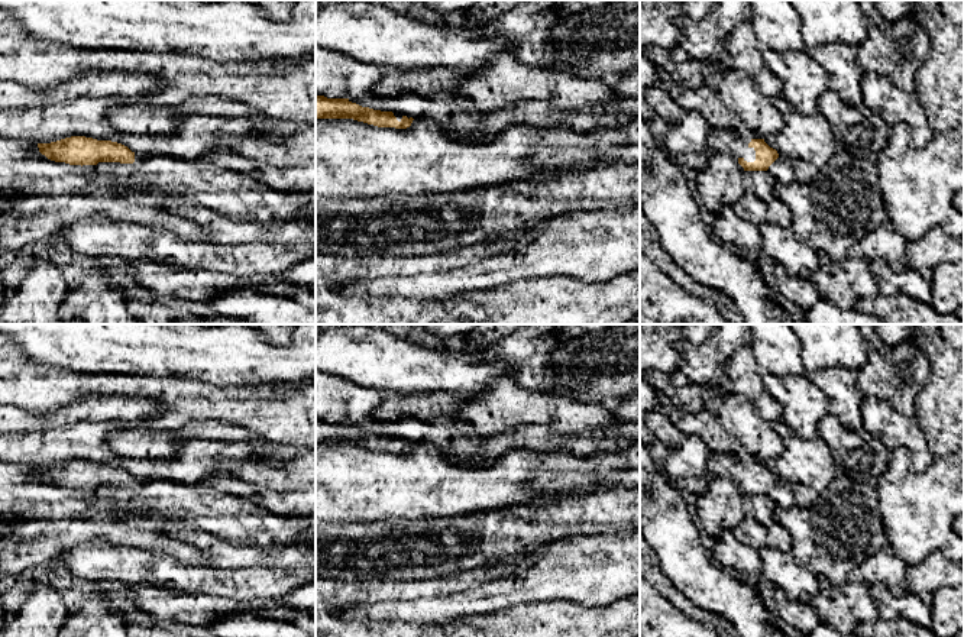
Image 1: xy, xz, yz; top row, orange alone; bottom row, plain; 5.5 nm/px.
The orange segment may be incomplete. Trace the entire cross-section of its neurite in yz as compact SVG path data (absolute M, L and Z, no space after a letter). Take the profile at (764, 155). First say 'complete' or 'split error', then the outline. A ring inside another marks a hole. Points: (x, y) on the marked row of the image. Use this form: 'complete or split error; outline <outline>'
split error; outline M712 127L708 135L708 148L711 152L732 155L744 171L767 171L779 158L777 151L764 139L745 139L728 129Z

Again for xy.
split error; outline M71 136L51 143L38 143L38 148L51 161L81 166L97 165L98 162L140 165L146 156L132 152L122 143L85 136Z

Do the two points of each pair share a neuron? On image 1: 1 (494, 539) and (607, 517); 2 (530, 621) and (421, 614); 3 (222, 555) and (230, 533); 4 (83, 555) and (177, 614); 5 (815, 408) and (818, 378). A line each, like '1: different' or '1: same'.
1: same
2: different
3: different
4: different
5: different

